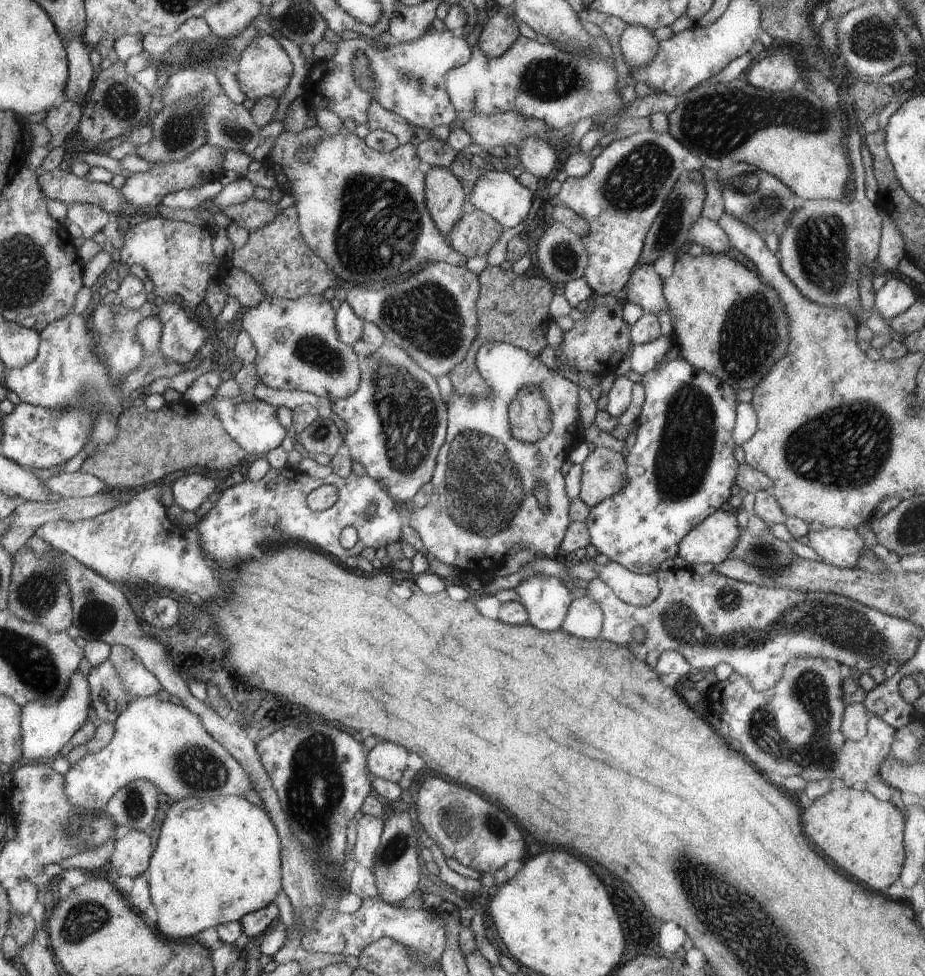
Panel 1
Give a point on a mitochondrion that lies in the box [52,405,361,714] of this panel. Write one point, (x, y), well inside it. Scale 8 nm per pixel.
(97, 617)

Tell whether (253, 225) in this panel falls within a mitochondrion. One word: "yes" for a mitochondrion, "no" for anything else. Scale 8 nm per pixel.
no

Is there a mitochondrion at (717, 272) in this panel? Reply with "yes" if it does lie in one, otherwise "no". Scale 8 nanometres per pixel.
no

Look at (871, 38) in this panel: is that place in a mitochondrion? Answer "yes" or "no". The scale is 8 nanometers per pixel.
yes

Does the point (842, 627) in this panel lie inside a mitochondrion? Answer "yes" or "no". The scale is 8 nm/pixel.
yes

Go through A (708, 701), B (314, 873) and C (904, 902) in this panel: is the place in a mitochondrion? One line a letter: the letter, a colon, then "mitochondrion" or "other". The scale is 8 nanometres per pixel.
A: other
B: mitochondrion
C: other

